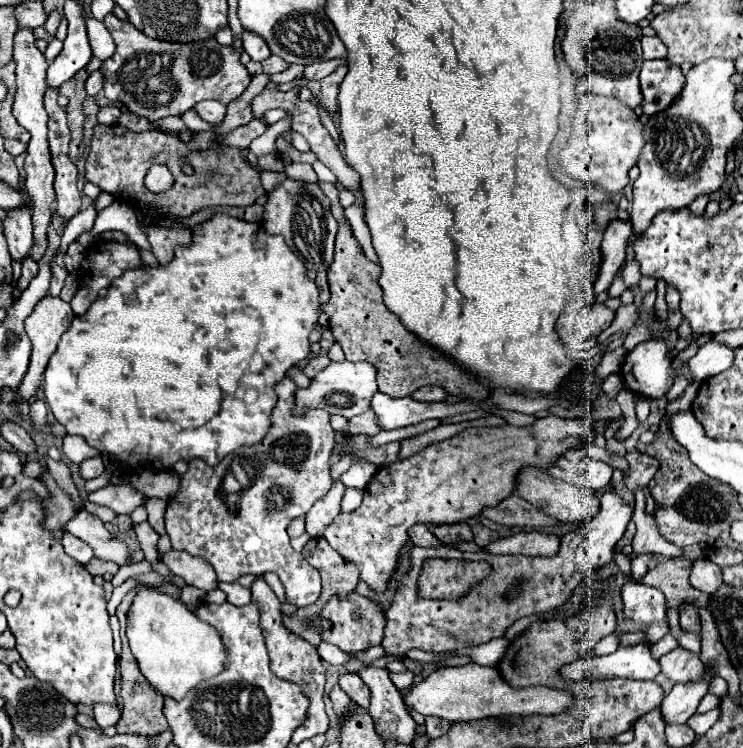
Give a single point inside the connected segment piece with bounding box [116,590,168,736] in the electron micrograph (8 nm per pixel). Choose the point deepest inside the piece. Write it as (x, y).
(142, 714)

